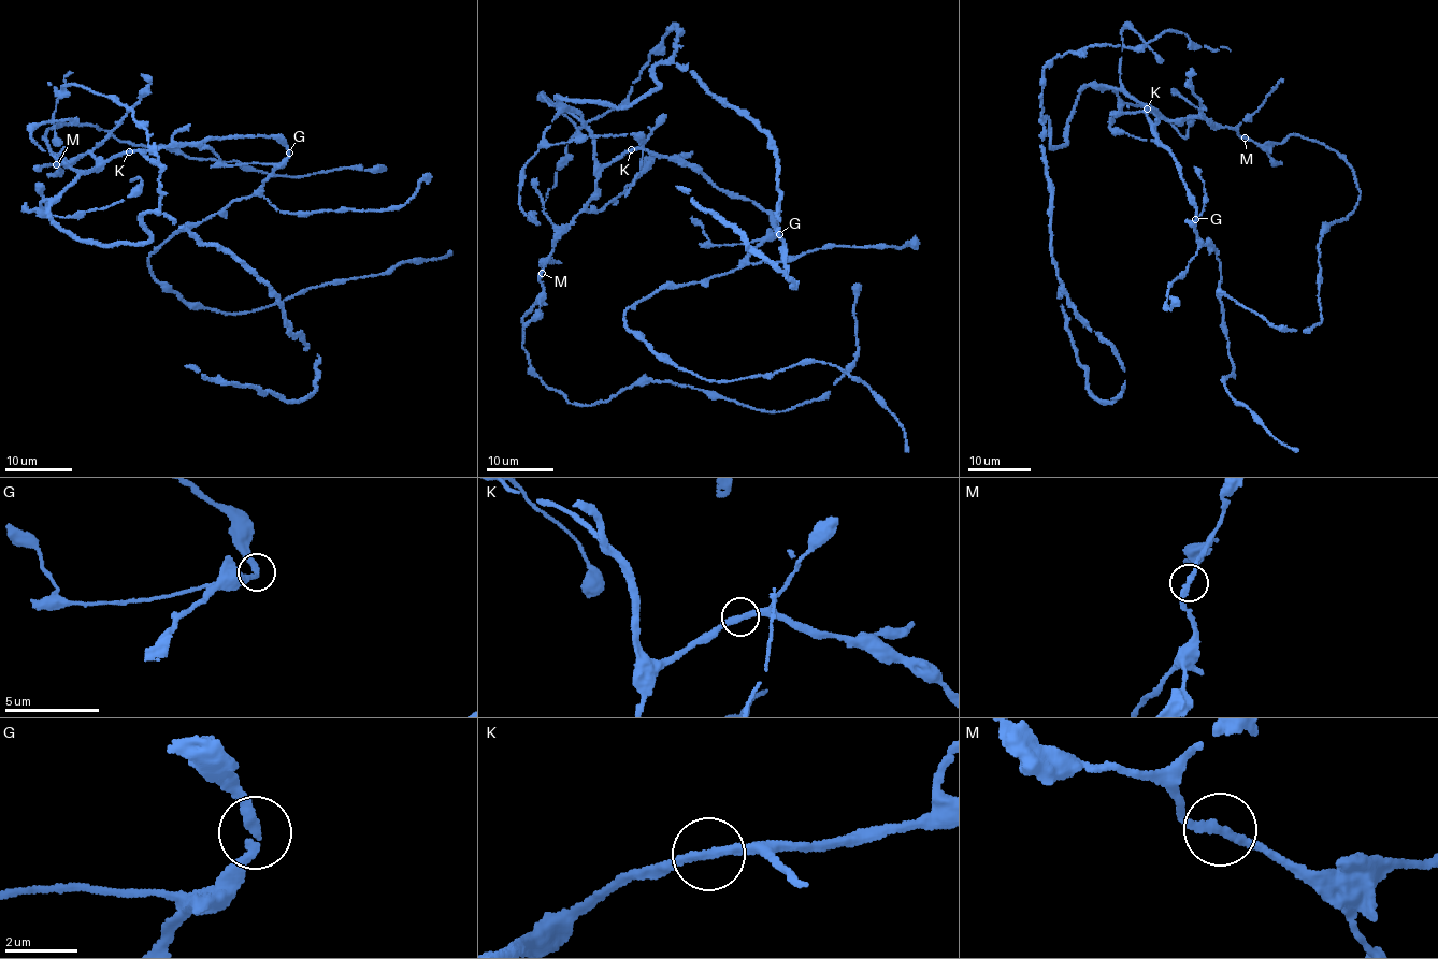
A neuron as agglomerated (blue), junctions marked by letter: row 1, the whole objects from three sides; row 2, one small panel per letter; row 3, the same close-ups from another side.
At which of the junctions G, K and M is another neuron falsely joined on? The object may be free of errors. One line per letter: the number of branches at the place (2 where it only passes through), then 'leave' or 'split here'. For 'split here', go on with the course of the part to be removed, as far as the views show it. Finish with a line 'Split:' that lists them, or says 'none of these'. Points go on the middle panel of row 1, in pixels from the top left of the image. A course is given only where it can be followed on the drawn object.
G: 2 branches meet; leave
K: 2 branches meet; leave
M: 2 branches meet; leave
Split: none of these

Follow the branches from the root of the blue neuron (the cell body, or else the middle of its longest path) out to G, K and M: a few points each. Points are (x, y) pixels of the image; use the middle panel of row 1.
G: (610, 161), (638, 149), (695, 164), (716, 187), (762, 207), (779, 234)
K: (610, 161), (632, 149)
M: (610, 161), (595, 183), (595, 195), (557, 238), (542, 273)

